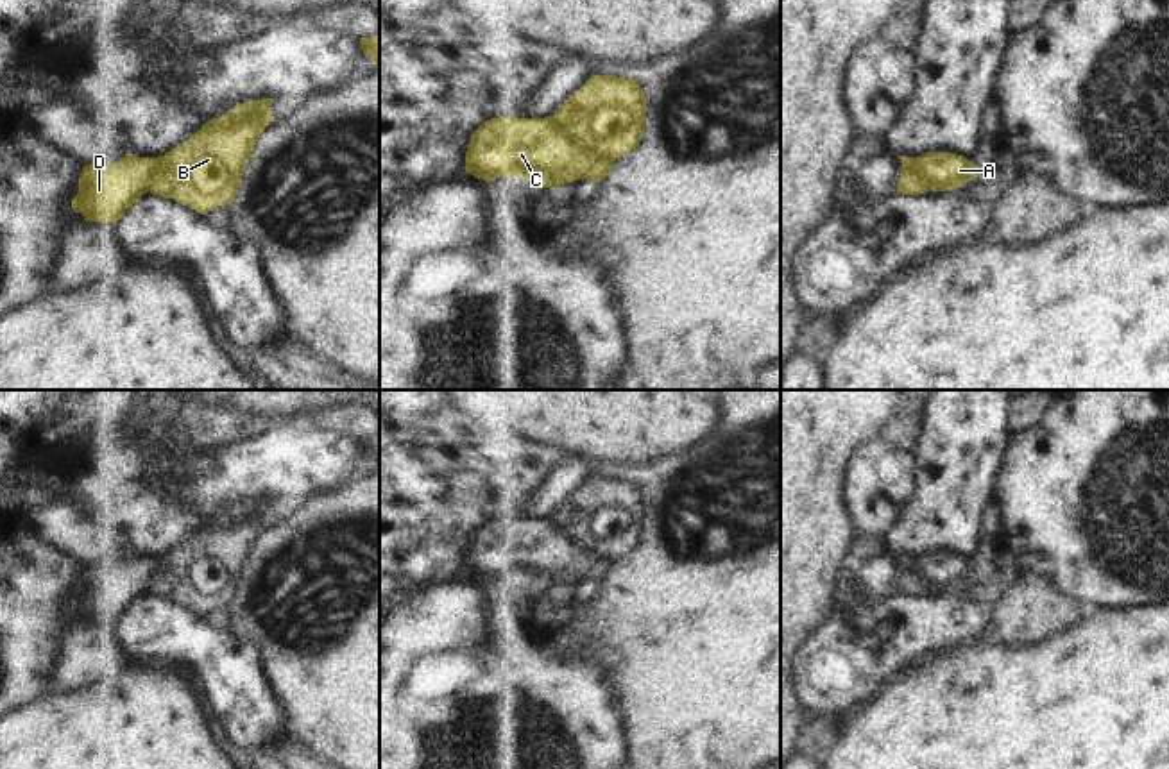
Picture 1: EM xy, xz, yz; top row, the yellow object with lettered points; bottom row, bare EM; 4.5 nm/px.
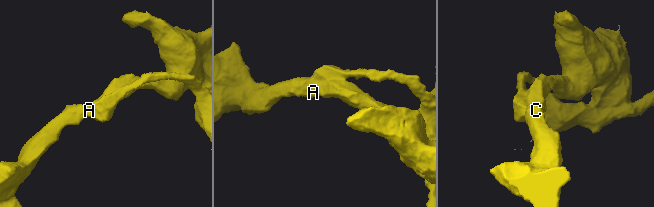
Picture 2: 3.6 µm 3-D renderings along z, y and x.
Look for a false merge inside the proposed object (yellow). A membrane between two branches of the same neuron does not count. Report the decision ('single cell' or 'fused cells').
fused cells

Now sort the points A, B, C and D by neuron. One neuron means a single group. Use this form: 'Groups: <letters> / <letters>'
Groups: A C D / B

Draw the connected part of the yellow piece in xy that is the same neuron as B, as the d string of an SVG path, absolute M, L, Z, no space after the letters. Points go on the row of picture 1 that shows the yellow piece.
M270 106L236 122L204 123L186 141L159 156L150 193L174 199L208 215L235 200L245 165L265 127L274 122Z

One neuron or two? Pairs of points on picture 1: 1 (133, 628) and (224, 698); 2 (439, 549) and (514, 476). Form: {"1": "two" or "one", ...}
{"1": "one", "2": "one"}

